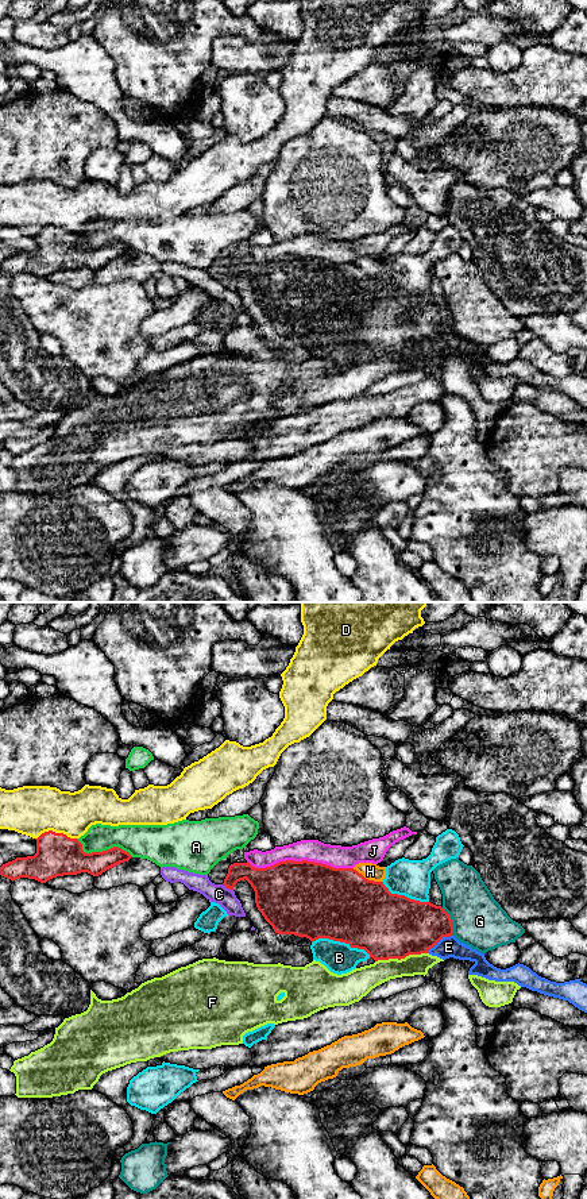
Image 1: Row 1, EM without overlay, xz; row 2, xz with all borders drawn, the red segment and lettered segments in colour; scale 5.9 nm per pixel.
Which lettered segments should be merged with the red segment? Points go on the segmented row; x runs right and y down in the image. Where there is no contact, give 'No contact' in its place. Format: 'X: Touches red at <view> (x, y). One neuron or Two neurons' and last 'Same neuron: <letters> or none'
A: Touches red at xz (103, 851). Two neurons
B: Touches red at xz (342, 941). Two neurons
C: Touches red at xz (227, 887). Two neurons
D: Touches red at xz (56, 833). Two neurons
E: Touches red at xz (439, 940). One neuron
F: Touches red at xz (401, 957). Two neurons
G: Touches red at xz (451, 921). Two neurons
H: Touches red at xz (367, 879). Two neurons
J: Touches red at xz (300, 862). Two neurons
Same neuron: E

